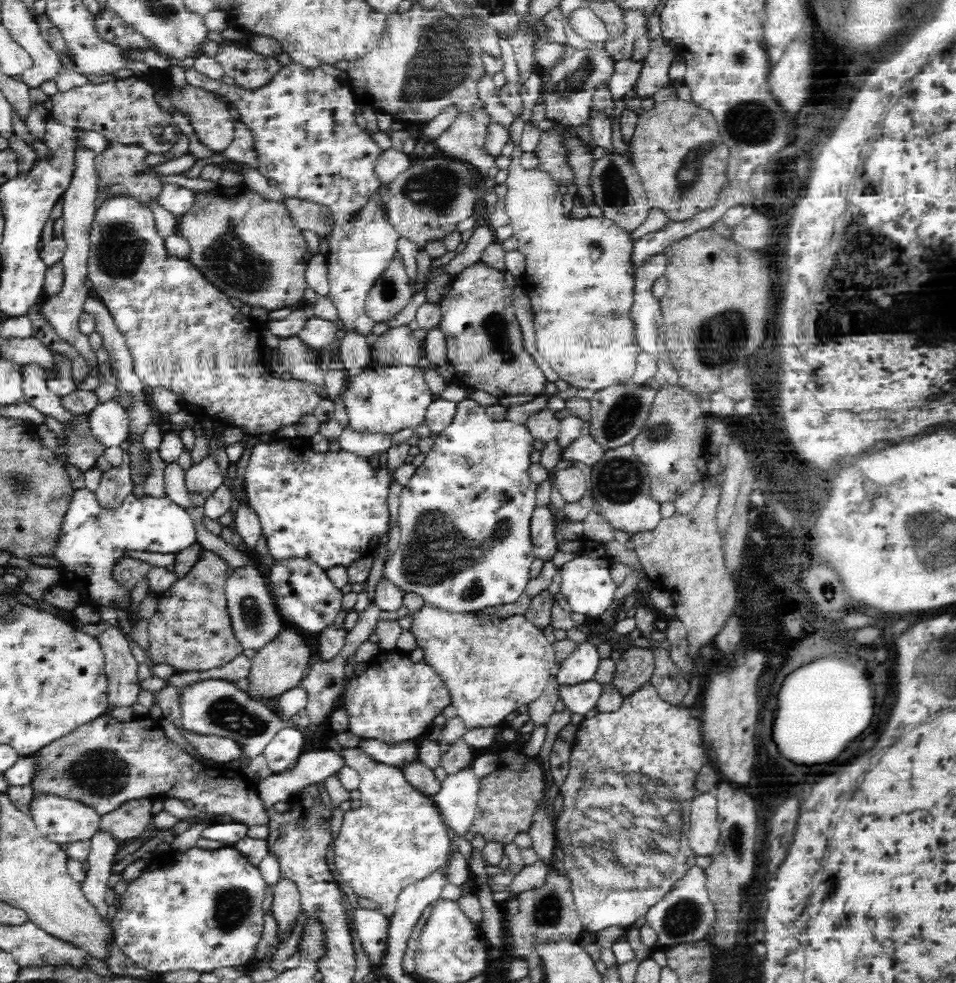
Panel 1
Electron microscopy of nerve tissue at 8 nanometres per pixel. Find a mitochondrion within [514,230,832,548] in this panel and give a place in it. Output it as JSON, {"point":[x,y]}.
{"point":[620,480]}

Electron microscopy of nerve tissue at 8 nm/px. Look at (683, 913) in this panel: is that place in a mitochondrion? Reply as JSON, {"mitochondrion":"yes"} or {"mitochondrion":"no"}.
{"mitochondrion":"yes"}

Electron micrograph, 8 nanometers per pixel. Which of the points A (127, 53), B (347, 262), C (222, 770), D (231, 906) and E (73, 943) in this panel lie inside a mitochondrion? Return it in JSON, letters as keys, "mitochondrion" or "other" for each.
{"A":"other","B":"other","C":"other","D":"mitochondrion","E":"other"}

